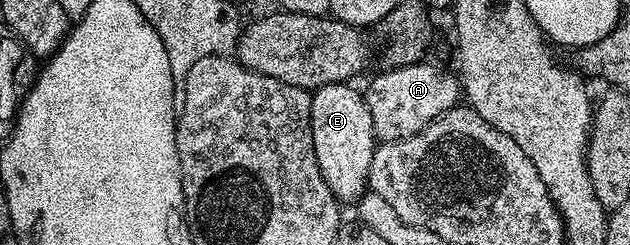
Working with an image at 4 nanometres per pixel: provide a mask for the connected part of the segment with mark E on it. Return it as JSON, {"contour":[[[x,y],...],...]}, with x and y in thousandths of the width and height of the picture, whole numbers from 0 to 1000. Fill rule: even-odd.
{"contour":[[[538,335],[494,371],[492,522],[498,555],[498,637],[505,637],[505,686],[524,784],[541,833],[570,824],[584,776],[587,653],[594,653],[600,592],[594,506],[587,490],[587,441],[581,441],[576,380],[562,355]]]}

